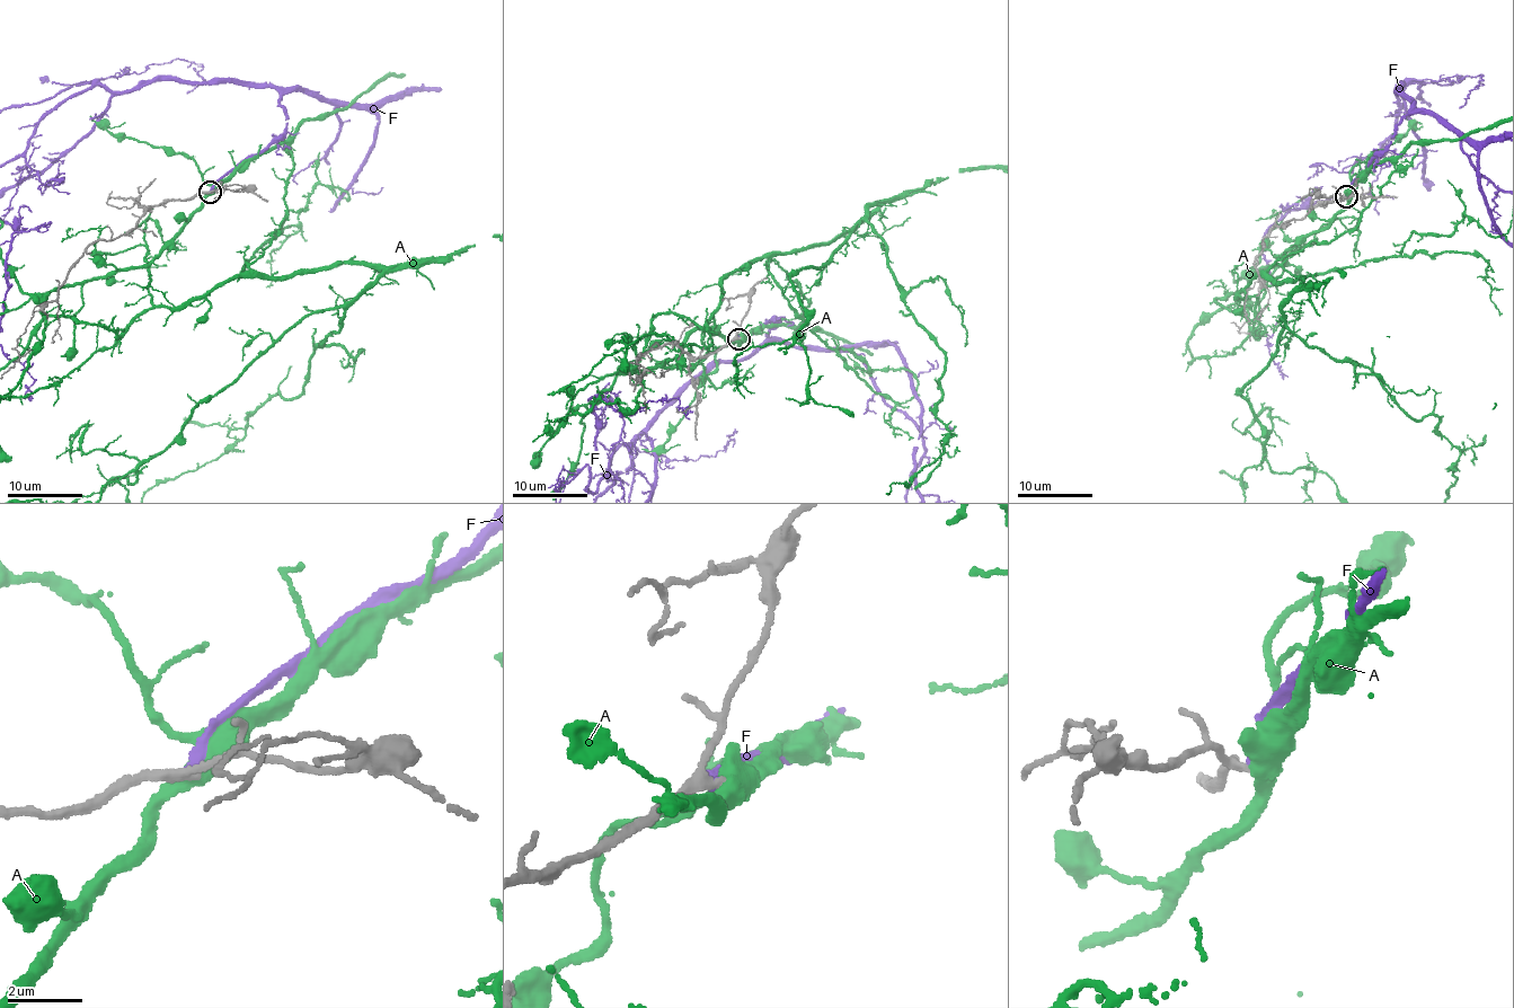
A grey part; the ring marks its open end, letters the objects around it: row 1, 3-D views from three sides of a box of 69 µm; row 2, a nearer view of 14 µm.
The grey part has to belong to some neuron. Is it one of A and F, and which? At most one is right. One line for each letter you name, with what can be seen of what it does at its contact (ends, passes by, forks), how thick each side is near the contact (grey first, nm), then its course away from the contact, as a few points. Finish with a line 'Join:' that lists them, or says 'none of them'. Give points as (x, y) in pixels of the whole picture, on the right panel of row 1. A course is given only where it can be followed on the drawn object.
F: it ends; calibres 200 and 240 nm
Join: F

